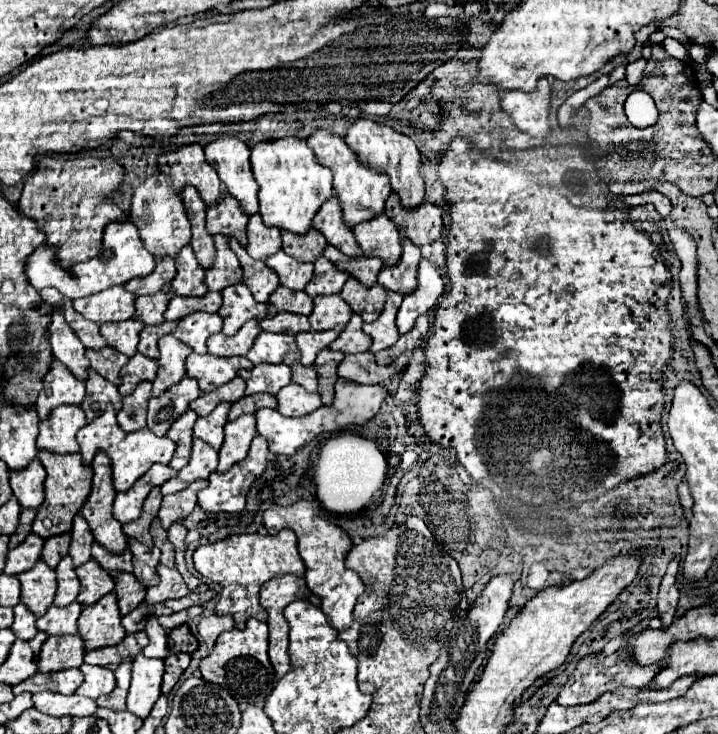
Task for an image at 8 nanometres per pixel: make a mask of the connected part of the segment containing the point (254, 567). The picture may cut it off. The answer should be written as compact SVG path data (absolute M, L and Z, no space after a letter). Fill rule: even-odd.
M280 530L278 534L236 534L228 536L216 544L206 544L196 548L194 552L194 566L196 570L210 578L212 582L220 584L220 598L216 604L218 616L232 616L236 622L236 628L244 628L250 618L256 618L260 622L266 622L266 610L258 604L258 592L260 586L276 576L294 574L304 576L306 566L298 554L296 546L296 534L292 530Z

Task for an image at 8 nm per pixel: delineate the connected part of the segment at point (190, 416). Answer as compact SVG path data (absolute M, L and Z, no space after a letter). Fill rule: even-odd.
M188 410L184 412L168 430L168 438L172 442L176 442L176 452L174 452L174 458L168 466L172 466L174 470L182 470L188 460L190 460L190 450L192 450L192 428L194 428L194 422L196 422L196 412L194 410Z

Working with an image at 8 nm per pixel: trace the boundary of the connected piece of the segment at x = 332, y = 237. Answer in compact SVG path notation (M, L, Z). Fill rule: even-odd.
M332 196L324 208L320 208L320 214L316 214L312 228L324 234L330 246L336 246L340 252L344 252L350 258L358 258L362 254L360 246L356 246L352 230L348 230L342 222L342 210L338 204L338 198Z

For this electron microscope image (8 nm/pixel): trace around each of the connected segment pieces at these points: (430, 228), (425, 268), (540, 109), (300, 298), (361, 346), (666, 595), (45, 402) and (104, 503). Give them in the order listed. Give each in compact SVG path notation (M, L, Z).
M392 192L386 202L386 216L396 224L400 236L416 246L432 244L442 238L442 210L430 202L424 202L414 210L404 210L398 196Z
M422 260L418 270L418 288L412 294L404 296L404 302L398 310L396 318L398 332L400 334L410 332L416 324L416 318L426 314L436 304L442 292L444 292L444 282L438 274L438 268L428 260Z
M544 78L538 82L536 92L514 92L514 90L504 90L502 94L502 110L510 114L514 124L530 134L530 136L548 136L550 124L548 124L548 114L550 114L550 84Z
M284 286L276 288L276 292L270 296L270 304L274 304L278 312L292 312L304 316L310 316L312 312L312 298L308 298L306 292L294 292Z
M354 314L352 320L346 324L344 332L330 344L330 348L340 350L344 354L358 354L358 352L366 352L370 344L372 340L368 338L368 334L362 332L362 318Z
M674 558L668 564L668 572L662 578L660 584L660 596L658 596L658 612L662 612L662 628L668 628L674 620L676 614L676 604L678 604L678 588L676 588L676 574L678 574L678 558Z
M54 360L50 372L44 378L44 390L40 392L40 398L36 402L36 410L40 420L46 420L48 414L62 404L82 404L84 400L84 382L74 378L70 370Z
M100 452L94 458L92 472L92 492L82 508L82 516L100 546L112 554L122 554L126 550L126 536L122 532L122 524L112 516L112 502L116 492L112 486L110 460L106 454Z

